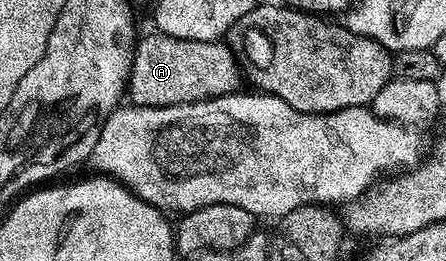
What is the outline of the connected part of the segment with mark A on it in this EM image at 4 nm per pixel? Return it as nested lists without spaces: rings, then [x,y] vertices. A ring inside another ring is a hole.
[[[151,32],[139,39],[132,57],[132,67],[128,76],[126,98],[134,106],[177,106],[187,102],[205,102],[208,98],[217,98],[237,93],[241,89],[242,66],[237,55],[232,53],[231,46],[223,41],[203,42],[171,38],[169,34]]]

